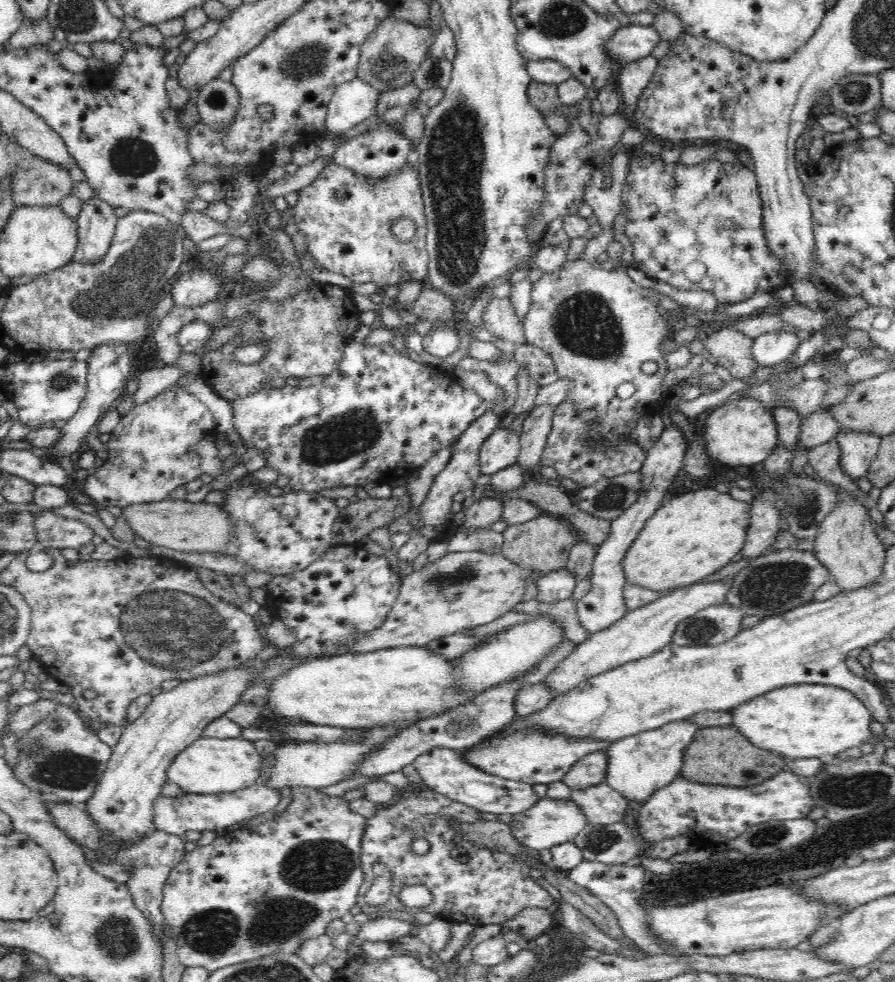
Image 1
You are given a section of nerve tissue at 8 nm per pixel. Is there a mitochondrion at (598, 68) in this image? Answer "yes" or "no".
no

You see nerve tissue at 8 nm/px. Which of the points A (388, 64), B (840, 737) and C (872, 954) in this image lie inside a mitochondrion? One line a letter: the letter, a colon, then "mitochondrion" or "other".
A: mitochondrion
B: other
C: other

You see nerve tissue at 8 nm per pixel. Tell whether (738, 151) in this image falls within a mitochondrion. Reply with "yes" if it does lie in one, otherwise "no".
no

